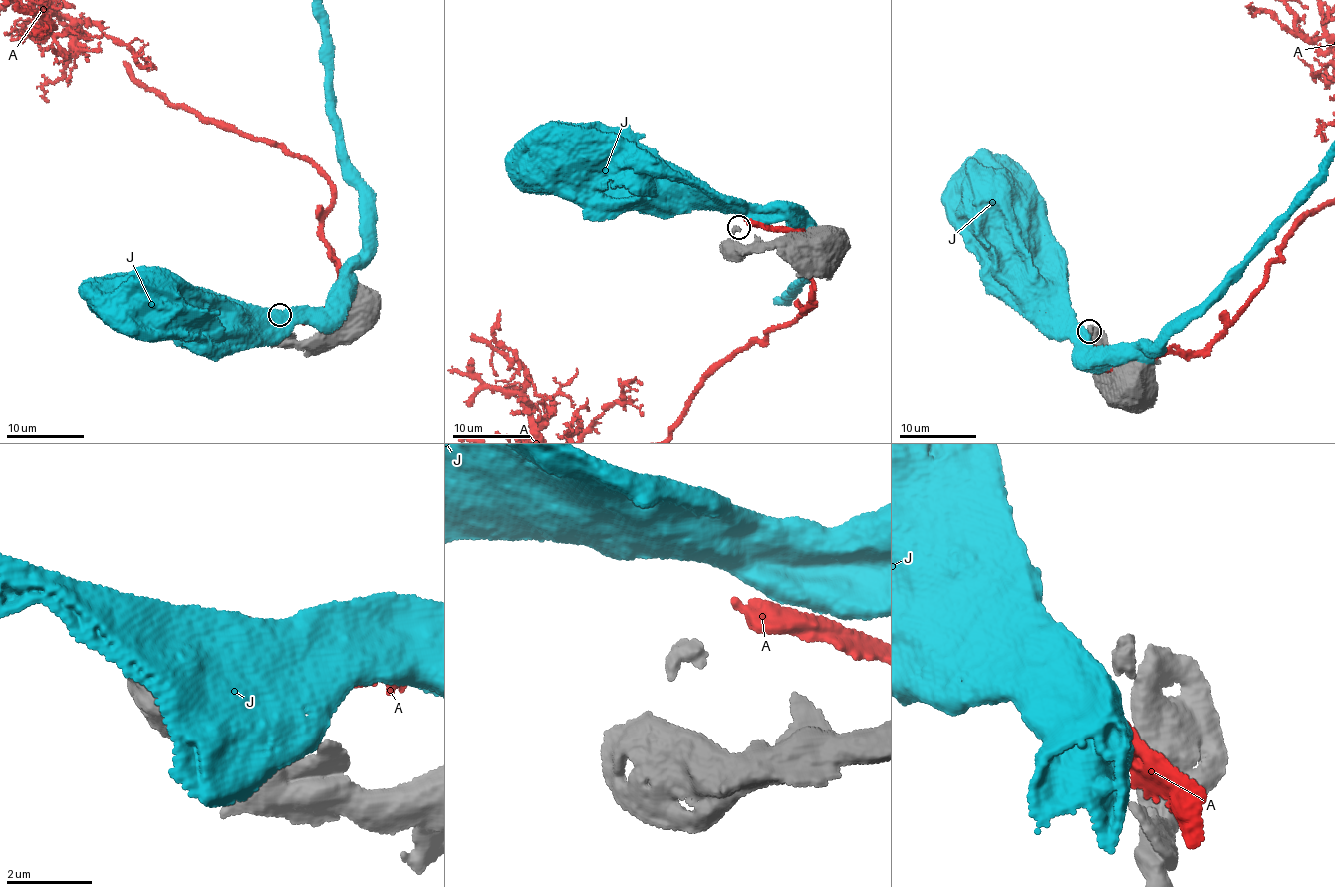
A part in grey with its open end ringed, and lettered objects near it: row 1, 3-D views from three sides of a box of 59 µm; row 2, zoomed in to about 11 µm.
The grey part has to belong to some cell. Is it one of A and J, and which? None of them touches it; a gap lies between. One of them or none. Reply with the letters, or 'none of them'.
none of them

